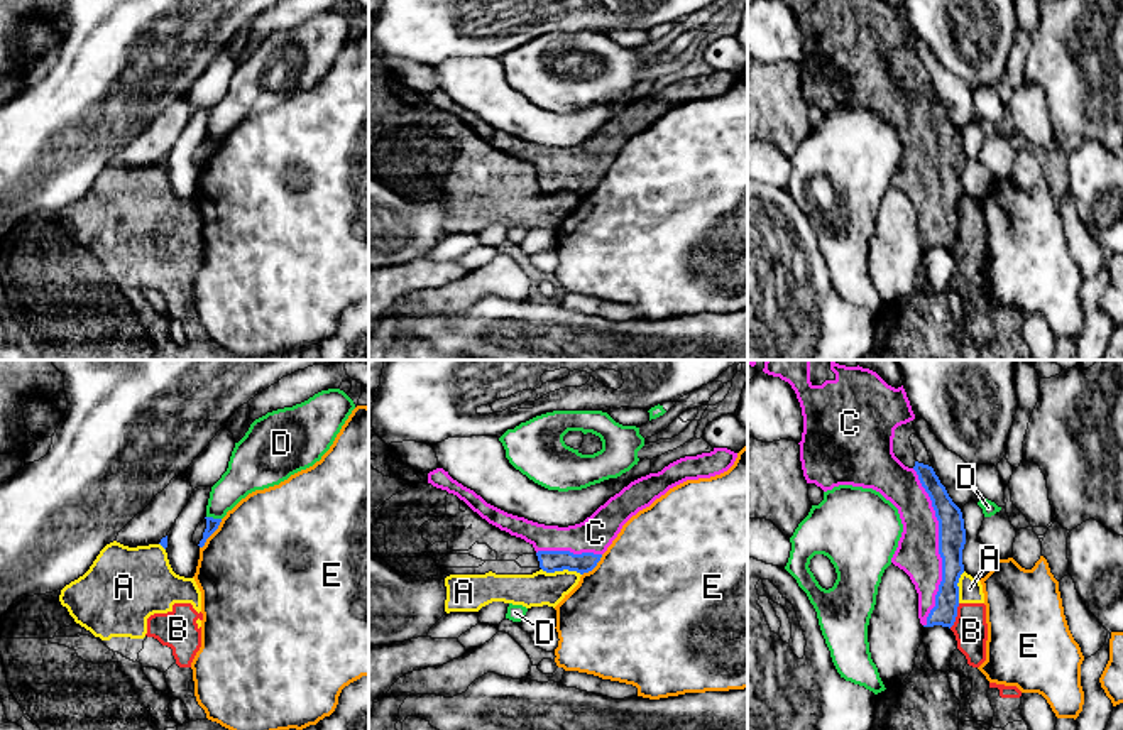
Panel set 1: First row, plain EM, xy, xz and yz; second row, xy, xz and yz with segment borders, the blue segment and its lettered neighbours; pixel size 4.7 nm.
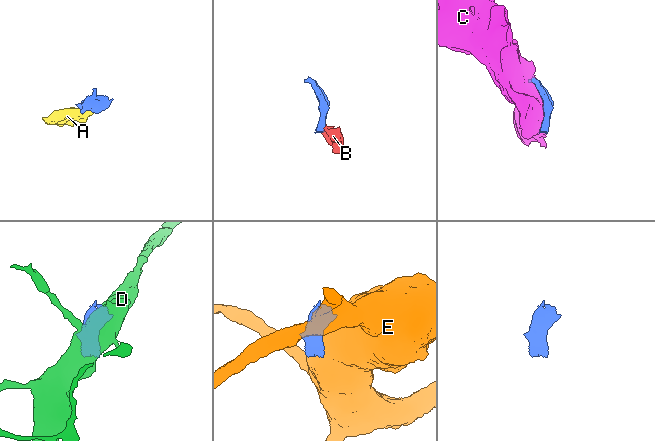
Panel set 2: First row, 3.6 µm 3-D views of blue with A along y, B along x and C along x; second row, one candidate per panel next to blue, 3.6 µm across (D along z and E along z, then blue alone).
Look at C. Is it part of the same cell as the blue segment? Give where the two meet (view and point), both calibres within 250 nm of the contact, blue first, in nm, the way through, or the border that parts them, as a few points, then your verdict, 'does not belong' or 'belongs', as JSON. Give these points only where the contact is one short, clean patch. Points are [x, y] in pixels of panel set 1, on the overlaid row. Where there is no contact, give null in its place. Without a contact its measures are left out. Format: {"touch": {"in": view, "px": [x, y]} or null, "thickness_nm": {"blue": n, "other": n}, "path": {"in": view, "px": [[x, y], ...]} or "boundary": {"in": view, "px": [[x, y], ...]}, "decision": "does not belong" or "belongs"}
{"touch": {"in": "yz", "px": [939, 548]}, "thickness_nm": {"blue": 130, "other": 200}, "decision": "belongs"}

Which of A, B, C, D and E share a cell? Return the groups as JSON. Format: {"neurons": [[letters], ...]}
{"neurons": [["A", "B"], ["C"], ["D"], ["E"]]}

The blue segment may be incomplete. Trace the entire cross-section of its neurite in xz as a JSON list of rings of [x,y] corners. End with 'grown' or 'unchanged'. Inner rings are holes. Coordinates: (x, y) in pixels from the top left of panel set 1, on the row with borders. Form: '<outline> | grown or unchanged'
[[[714,448],[710,453],[680,458],[658,473],[631,482],[583,522],[568,527],[545,526],[507,514],[453,480],[443,468],[430,471],[428,483],[457,495],[489,524],[529,542],[543,571],[568,569],[583,575],[597,566],[633,515],[687,480],[710,478],[727,471],[736,458],[737,453],[727,448]]] | grown

